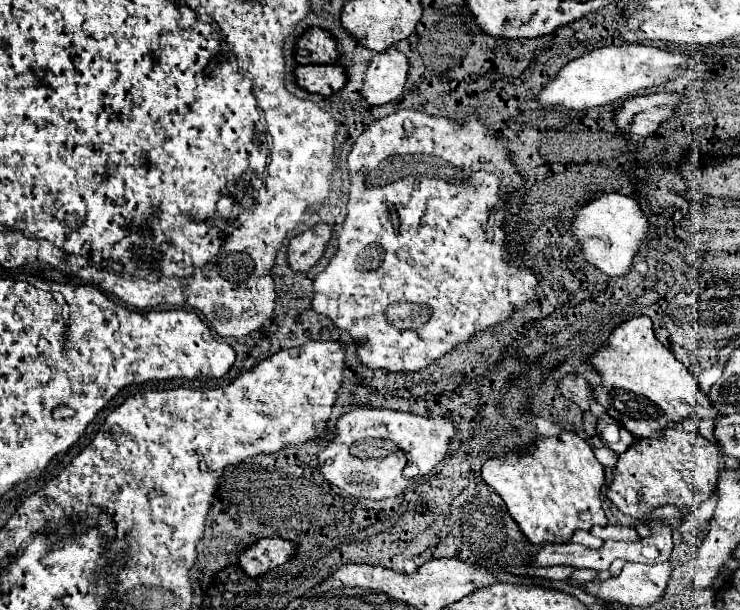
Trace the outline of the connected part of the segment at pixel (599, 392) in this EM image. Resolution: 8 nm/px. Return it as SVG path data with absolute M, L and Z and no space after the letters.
M634 316L614 326L606 344L590 354L586 362L602 380L600 386L592 386L594 400L630 434L656 434L660 426L676 426L678 418L684 416L696 416L696 422L700 418L710 418L714 422L720 418L720 412L710 406L708 392L702 392L698 380L686 370L686 366L656 340L648 316Z

